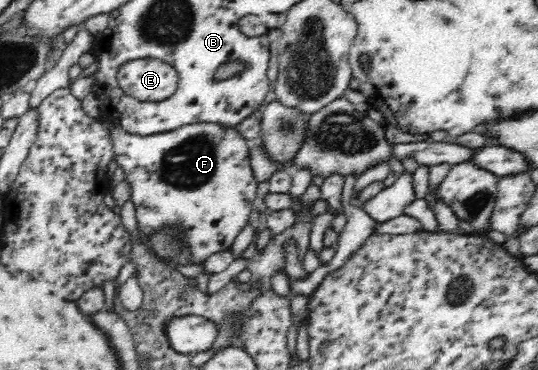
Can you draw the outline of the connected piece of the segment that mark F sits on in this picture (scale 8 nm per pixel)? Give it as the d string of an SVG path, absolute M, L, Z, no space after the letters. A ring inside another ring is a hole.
M118 124L115 125L115 130L111 134L111 141L114 150L114 160L123 170L124 181L128 182L130 186L130 201L135 207L136 221L138 229L144 232L149 239L155 237L157 232L161 230L173 230L175 236L175 243L181 245L188 252L188 265L199 266L202 265L211 254L217 254L221 250L228 250L237 238L238 234L247 226L249 216L253 210L253 202L255 202L255 195L257 192L257 185L259 182L254 178L251 172L250 162L248 159L249 143L245 139L239 137L235 133L235 128L223 128L216 124L187 124L173 130L173 132L161 132L156 135L139 136L125 132Z

